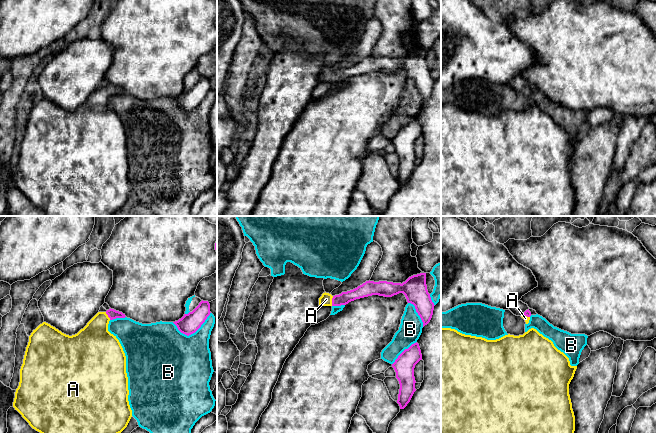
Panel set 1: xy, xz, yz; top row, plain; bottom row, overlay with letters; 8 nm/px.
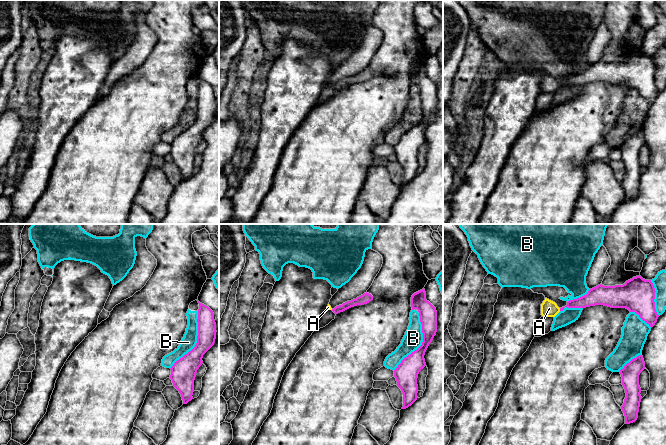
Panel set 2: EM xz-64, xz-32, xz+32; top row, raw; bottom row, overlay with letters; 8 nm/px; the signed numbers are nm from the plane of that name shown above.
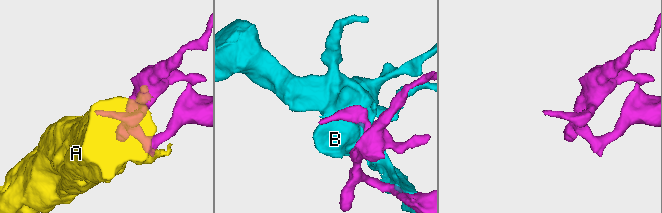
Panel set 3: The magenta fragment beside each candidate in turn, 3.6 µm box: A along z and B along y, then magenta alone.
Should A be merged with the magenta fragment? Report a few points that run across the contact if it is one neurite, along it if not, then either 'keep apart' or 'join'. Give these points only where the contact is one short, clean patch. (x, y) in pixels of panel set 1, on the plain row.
xz (361, 67), (332, 77), (326, 75) | join

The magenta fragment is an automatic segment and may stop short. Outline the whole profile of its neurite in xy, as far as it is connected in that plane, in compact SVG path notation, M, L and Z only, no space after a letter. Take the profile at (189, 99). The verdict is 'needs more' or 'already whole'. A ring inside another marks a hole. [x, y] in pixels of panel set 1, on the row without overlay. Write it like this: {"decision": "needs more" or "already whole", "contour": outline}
{"decision": "already whole", "contour": "M202 76L192 88L184 90L181 95L173 99L181 109L189 112L201 103L210 89L209 78Z"}

